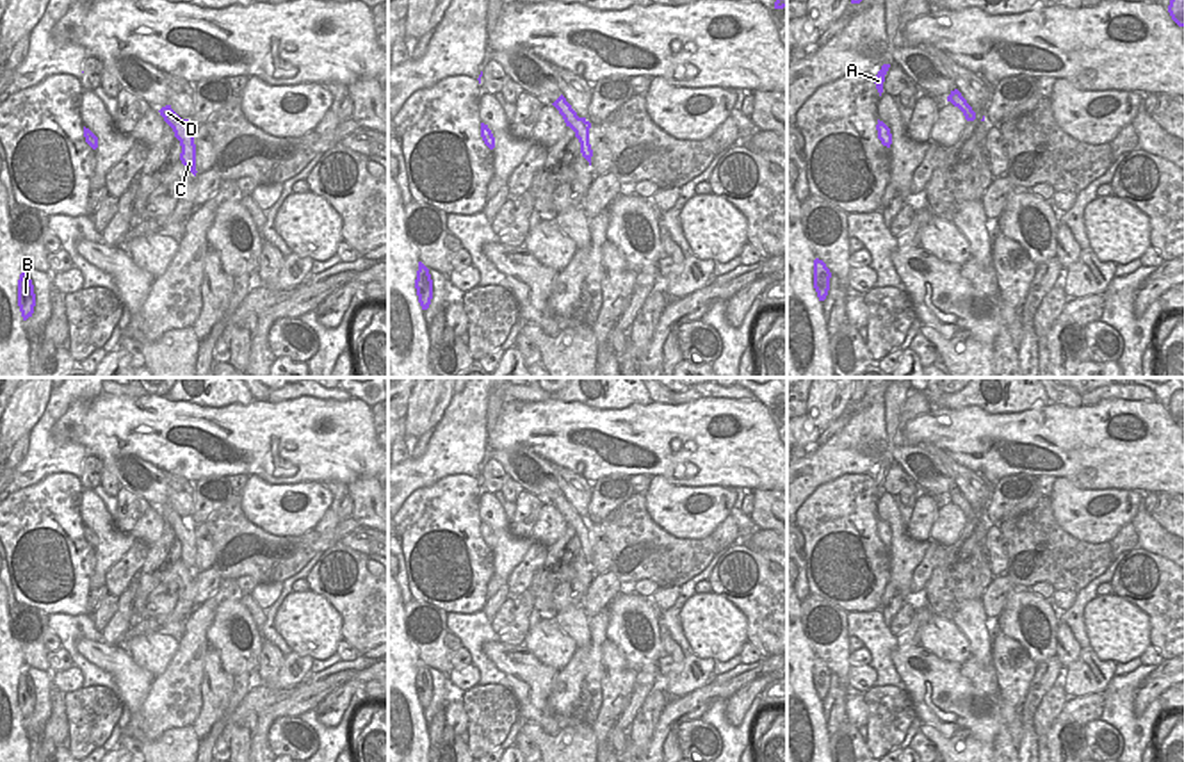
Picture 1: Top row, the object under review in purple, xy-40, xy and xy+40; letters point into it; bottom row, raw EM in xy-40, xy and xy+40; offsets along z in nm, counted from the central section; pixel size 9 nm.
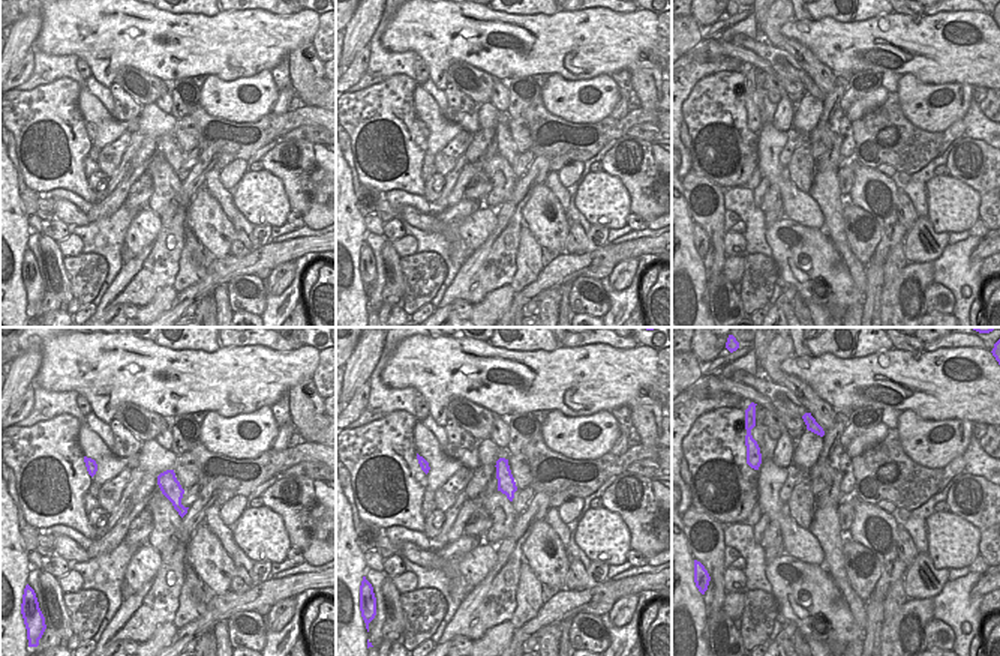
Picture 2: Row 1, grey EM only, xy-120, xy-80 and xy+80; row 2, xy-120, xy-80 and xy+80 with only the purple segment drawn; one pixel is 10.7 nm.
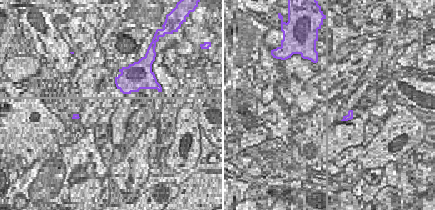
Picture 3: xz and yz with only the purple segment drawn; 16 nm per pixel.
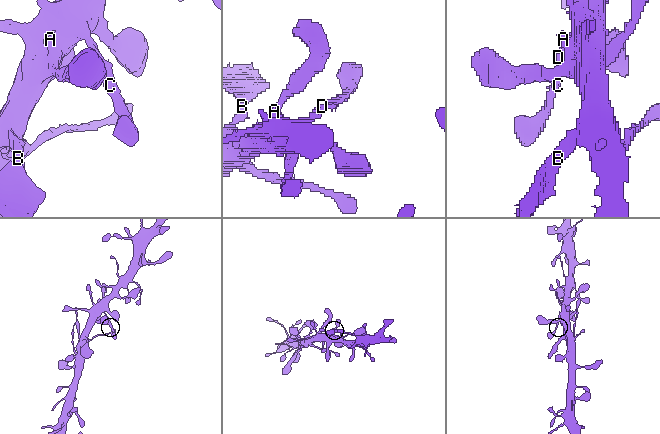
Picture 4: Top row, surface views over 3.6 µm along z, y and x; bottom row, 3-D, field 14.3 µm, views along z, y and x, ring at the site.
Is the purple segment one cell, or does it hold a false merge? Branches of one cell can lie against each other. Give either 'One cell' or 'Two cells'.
One cell.

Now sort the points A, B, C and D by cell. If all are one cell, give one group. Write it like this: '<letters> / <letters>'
A B C D

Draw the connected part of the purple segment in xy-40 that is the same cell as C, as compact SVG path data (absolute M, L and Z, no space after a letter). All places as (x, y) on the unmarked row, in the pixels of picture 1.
M171 504L162 506L160 515L164 520L173 527L174 536L180 539L182 552L180 559L182 563L196 575L196 543L194 543L194 523L189 518L182 518Z

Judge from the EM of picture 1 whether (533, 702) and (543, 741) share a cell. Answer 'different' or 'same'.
different

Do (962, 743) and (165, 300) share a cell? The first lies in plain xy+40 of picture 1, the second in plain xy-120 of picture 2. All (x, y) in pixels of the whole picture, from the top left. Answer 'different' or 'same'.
same

